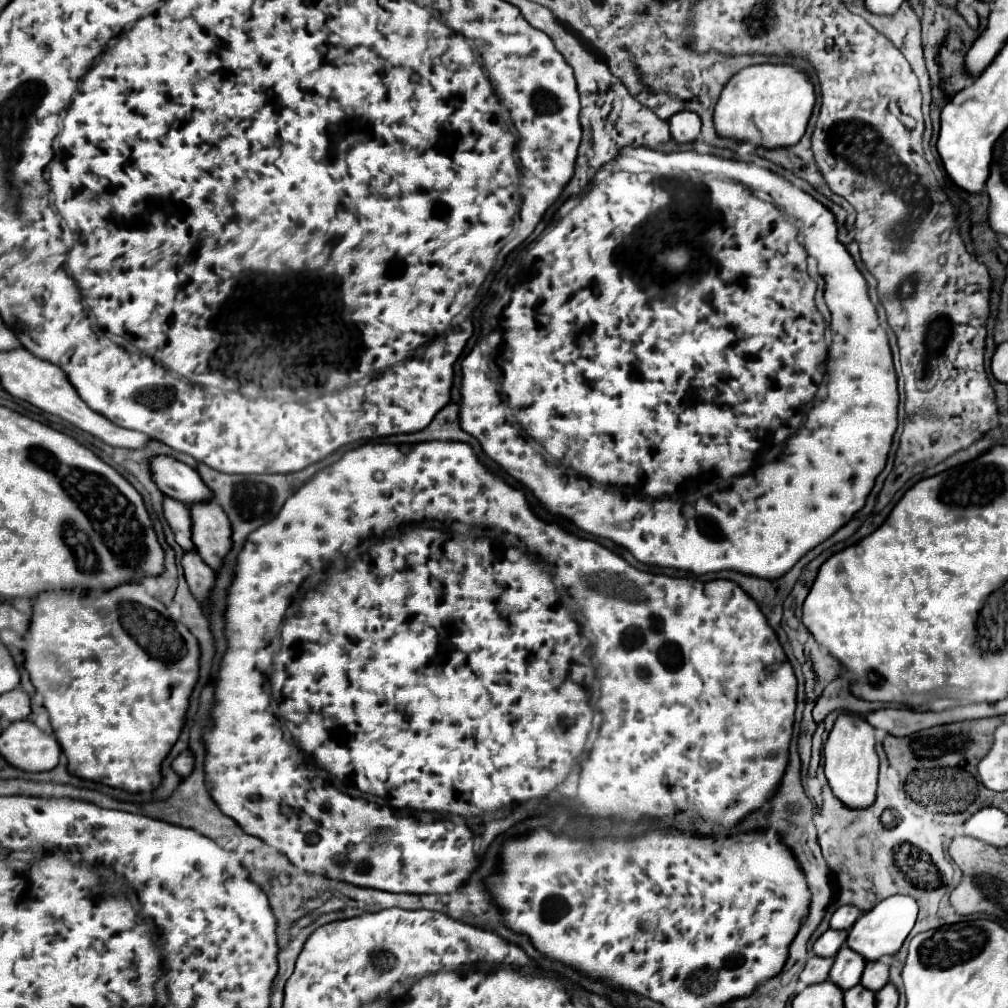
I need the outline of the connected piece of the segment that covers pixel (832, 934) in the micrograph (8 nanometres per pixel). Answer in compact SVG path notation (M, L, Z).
M827 929L815 943L813 943L813 953L819 957L835 957L841 945L847 939L847 931L835 931Z

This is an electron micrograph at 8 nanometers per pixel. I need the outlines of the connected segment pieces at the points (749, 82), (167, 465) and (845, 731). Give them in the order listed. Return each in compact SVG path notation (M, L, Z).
M753 65L741 69L721 91L713 113L713 125L719 137L753 143L765 149L797 145L803 137L811 109L815 105L813 85L807 75L791 65Z
M169 455L151 457L149 471L151 479L155 481L163 495L179 499L185 505L207 501L211 497L211 491L205 487L199 473L175 457Z
M839 715L825 743L825 775L835 797L853 809L869 807L877 793L877 769L879 757L875 753L875 729L861 715Z

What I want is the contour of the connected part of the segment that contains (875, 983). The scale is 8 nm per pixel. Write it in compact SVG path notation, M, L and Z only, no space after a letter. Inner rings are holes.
M867 961L865 971L863 971L863 979L861 985L865 985L865 989L869 991L879 991L889 983L889 965L887 961Z

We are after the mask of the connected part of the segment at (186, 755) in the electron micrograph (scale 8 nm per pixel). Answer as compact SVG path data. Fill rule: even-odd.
M189 751L179 753L179 755L173 759L171 769L173 769L179 777L189 777L189 773L193 771L193 755L191 755Z

